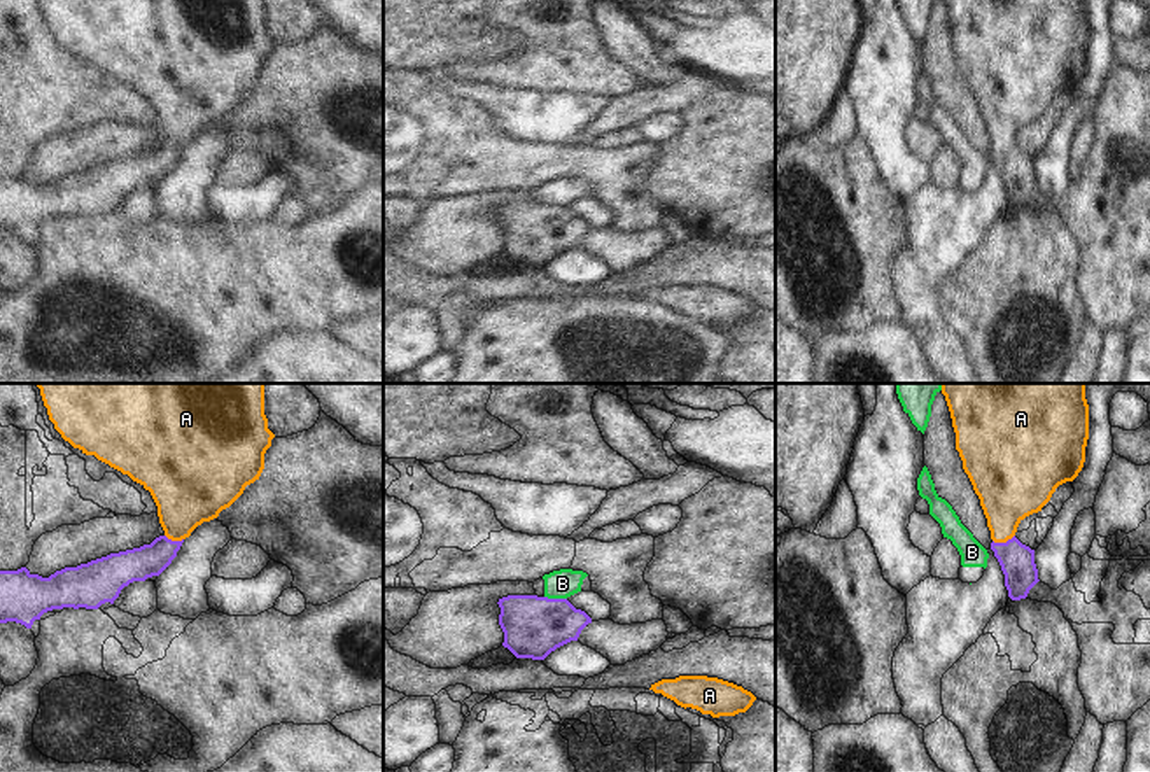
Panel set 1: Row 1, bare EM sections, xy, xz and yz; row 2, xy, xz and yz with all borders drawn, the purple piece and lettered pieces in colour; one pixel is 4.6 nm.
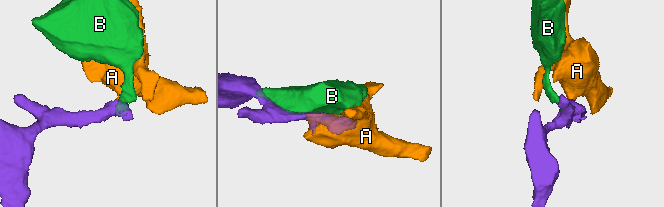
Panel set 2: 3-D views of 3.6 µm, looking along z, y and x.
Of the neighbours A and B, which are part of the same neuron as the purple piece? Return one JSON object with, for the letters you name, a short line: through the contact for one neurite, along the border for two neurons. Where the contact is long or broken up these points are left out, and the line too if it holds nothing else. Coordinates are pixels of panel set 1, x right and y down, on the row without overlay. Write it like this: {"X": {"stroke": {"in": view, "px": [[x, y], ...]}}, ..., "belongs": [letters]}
{"A": {"stroke": {"in": "yz", "px": [[1017, 168], [1003, 151], [1003, 114], [1009, 97]]}}, "belongs": ["A"]}

